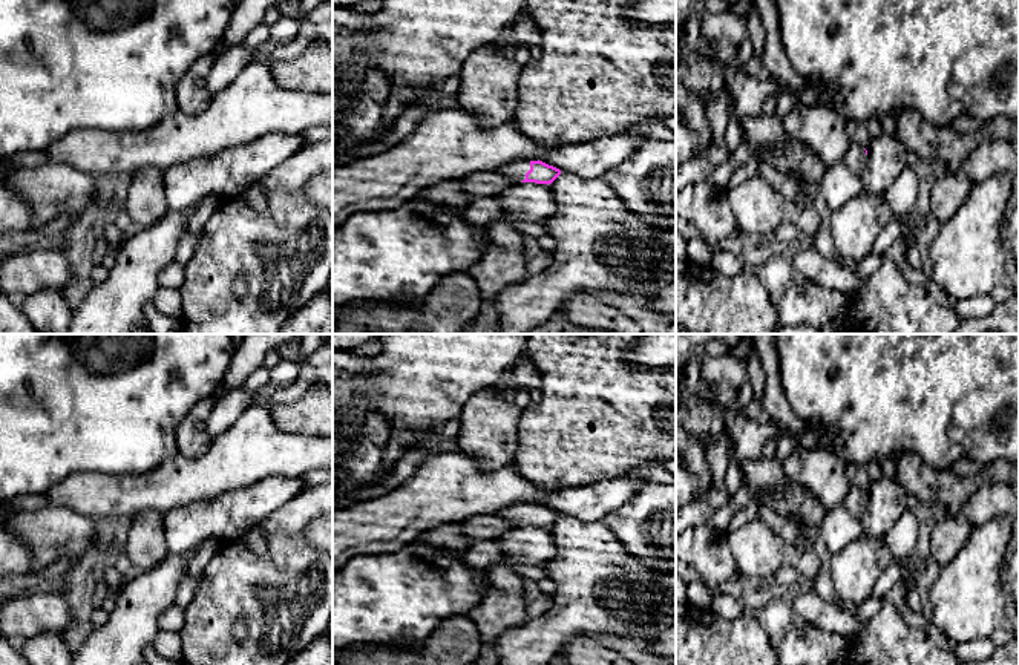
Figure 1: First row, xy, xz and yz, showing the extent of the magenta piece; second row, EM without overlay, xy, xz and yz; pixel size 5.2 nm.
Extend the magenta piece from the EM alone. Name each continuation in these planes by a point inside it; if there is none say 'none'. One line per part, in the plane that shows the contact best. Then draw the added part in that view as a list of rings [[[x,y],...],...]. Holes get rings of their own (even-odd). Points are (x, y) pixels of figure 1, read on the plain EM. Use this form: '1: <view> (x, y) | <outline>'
1: xz (515, 514) | [[[521,503],[507,506],[496,512],[501,518],[510,521],[513,526],[521,526],[526,522],[526,516],[530,513],[530,504]]]

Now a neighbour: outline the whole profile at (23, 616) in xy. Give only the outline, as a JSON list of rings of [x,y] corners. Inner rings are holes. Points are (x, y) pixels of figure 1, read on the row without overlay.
[[[52,591],[17,595],[0,605],[0,633],[15,644],[48,631],[66,634],[72,622],[64,596]]]

